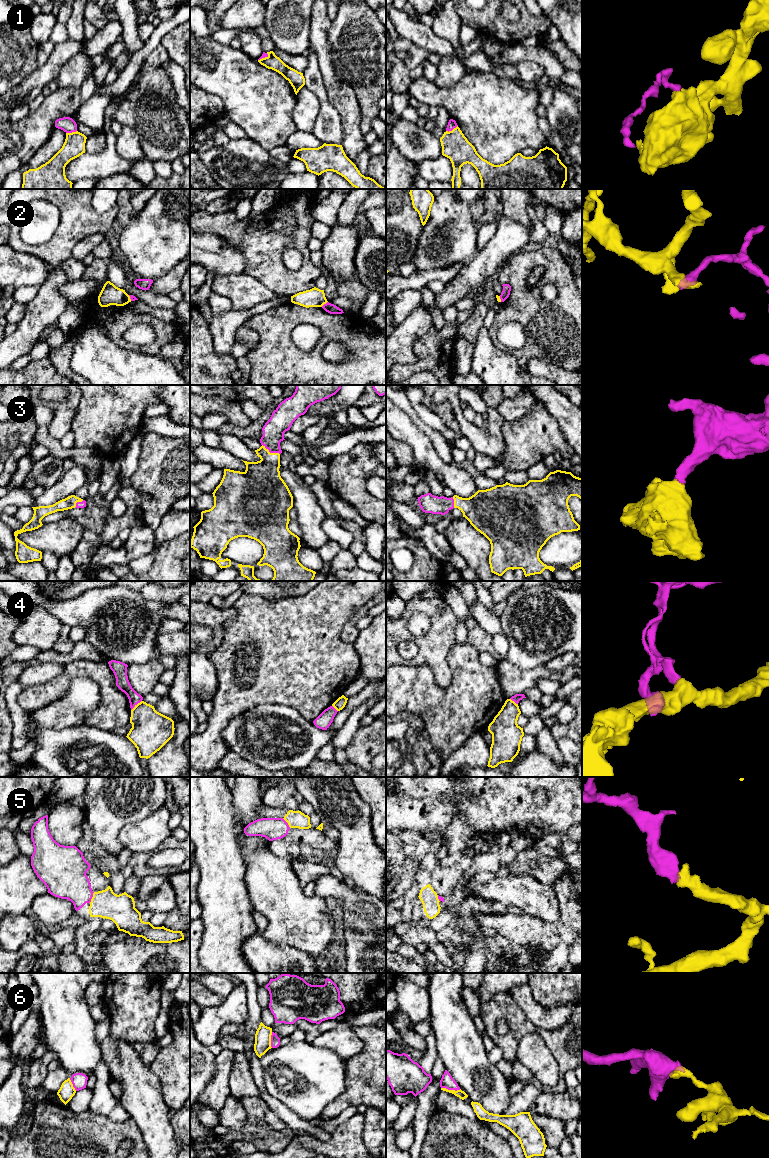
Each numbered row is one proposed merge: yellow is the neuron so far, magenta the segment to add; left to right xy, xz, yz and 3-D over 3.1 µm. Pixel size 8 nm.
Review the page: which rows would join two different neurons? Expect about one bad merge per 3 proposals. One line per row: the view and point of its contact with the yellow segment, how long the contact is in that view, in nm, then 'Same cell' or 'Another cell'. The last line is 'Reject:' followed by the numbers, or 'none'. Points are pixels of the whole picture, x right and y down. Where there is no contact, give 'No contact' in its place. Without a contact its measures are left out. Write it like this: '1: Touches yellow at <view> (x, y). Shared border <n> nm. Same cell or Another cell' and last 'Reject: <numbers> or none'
1: Touches yellow at yz (452, 130). Shared border 110 nm. Another cell
2: Touches yellow at xz (324, 303). Shared border 70 nm. Another cell
3: Touches yellow at xz (271, 453). Shared border 170 nm. Same cell
4: Touches yellow at xy (136, 705). Shared border 120 nm. Another cell
5: Touches yellow at xy (92, 897). Shared border 100 nm. Same cell
6: Touches yellow at yz (451, 1090). Shared border 160 nm. Another cell
Reject: 1, 2, 4, 6

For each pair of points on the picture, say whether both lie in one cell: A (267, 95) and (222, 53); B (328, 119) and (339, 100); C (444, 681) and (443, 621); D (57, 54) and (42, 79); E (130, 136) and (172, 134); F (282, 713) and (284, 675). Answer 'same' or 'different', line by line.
A: same
B: different
C: same
D: same
E: different
F: different

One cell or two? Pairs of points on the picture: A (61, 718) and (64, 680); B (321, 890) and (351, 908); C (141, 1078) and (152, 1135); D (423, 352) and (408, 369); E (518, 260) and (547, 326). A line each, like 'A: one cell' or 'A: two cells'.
A: two cells
B: one cell
C: one cell
D: one cell
E: one cell

